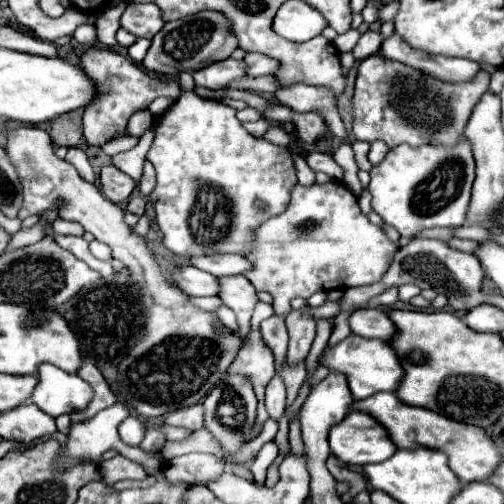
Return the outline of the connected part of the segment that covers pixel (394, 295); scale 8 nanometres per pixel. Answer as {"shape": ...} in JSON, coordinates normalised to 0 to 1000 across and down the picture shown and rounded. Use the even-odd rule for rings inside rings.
{"shape":[[[770,571],[758,583],[742,587],[726,607],[718,611],[782,611],[782,603],[790,599],[790,571]]]}

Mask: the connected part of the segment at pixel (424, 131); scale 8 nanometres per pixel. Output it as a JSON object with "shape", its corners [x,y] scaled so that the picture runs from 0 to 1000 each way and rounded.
{"shape":[[[742,107],[710,127],[710,151],[706,151],[706,175],[702,175],[702,254],[698,266],[706,278],[762,278],[774,294],[790,286],[905,286],[909,274],[921,262],[921,250],[933,234],[933,222],[944,206],[944,198],[956,194],[956,187],[968,179],[972,147],[952,143],[948,159],[937,159],[933,167],[873,167],[873,159],[857,159],[853,151],[837,143],[821,143],[817,135],[806,135],[802,127],[790,127],[782,119],[766,119],[754,107]]]}

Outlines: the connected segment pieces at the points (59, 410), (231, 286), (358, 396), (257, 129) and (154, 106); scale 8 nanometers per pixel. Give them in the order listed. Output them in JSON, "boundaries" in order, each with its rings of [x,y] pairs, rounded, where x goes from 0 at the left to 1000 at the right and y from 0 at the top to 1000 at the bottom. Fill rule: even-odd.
{"boundaries":[[[[83,722],[75,734],[75,770],[67,770],[63,798],[91,821],[115,829],[143,813],[167,813],[183,790],[183,766],[155,742],[135,742],[103,722]]],[[[448,548],[440,556],[440,599],[460,611],[472,627],[476,643],[476,667],[488,667],[492,655],[492,635],[504,619],[504,607],[516,599],[508,587],[508,571],[488,548]]],[[[694,663],[663,690],[647,690],[635,710],[655,734],[671,734],[690,746],[694,778],[706,798],[726,794],[750,778],[786,778],[798,758],[798,746],[802,746],[802,730],[794,722],[794,710],[774,679],[734,675],[734,671],[718,671],[706,663]]],[[[516,234],[516,238],[508,238],[508,242],[488,242],[488,246],[484,246],[484,254],[488,254],[500,270],[524,270],[524,262],[532,258],[532,250],[536,250],[536,242],[524,238],[524,234]]],[[[319,190],[310,194],[306,202],[298,206],[294,218],[298,218],[302,228],[306,228],[304,232],[310,230],[317,232],[321,226],[325,226],[325,222],[329,222],[329,218],[337,214],[337,210],[341,210],[341,206],[345,206],[345,202],[347,200],[341,198],[339,194]]]]}

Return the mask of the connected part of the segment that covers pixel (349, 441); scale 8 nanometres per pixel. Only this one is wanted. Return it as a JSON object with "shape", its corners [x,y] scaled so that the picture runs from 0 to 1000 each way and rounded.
{"shape":[[[698,813],[675,841],[667,841],[655,853],[655,893],[679,921],[726,925],[726,921],[770,913],[790,889],[786,881],[778,881],[766,849],[742,825],[718,813]]]}

